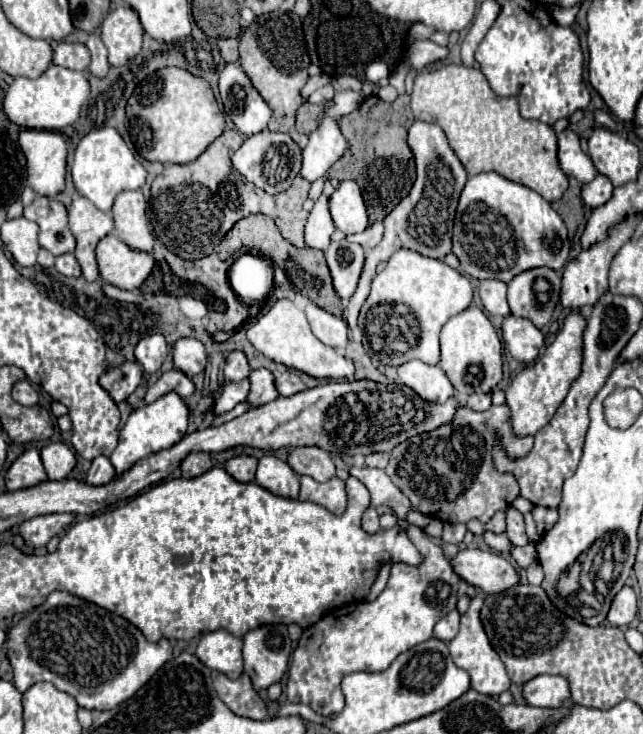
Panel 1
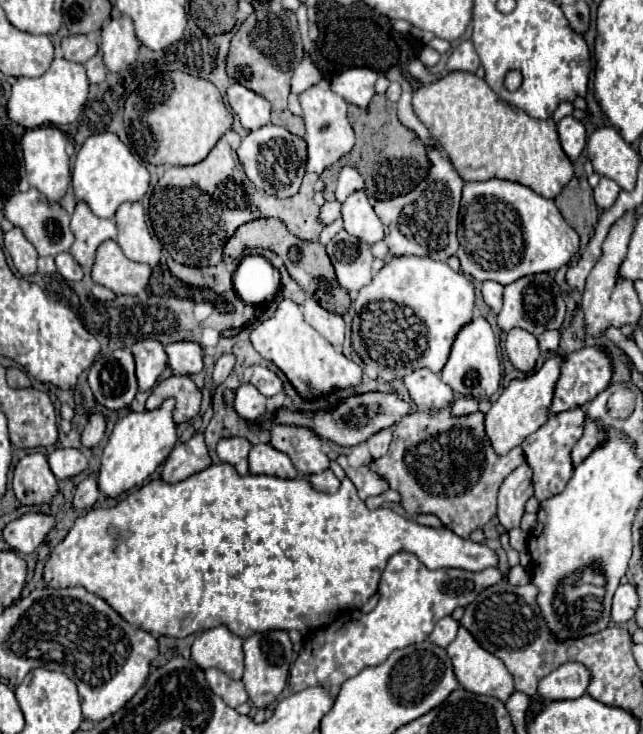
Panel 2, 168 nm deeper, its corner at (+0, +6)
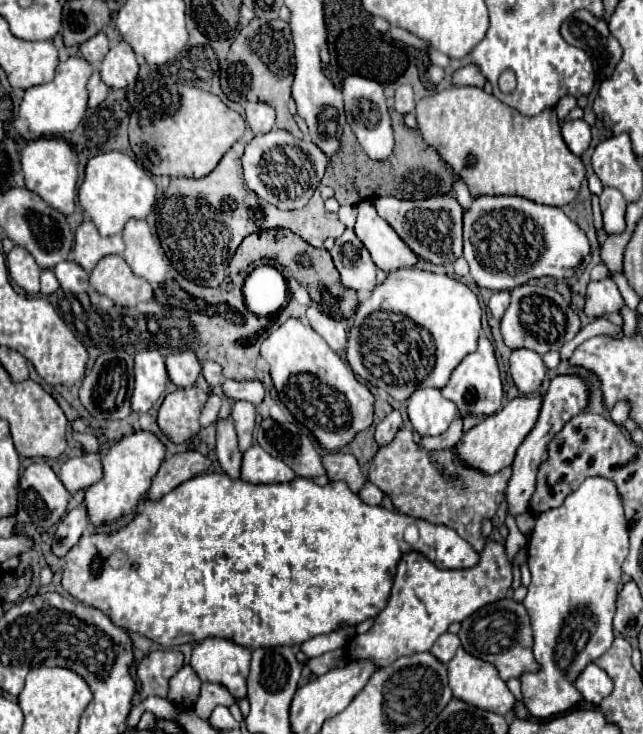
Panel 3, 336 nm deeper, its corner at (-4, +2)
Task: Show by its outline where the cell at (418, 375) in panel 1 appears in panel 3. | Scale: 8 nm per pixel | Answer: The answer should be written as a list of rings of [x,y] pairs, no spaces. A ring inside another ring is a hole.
[[[418,388],[408,400],[408,418],[420,436],[444,434],[456,416],[456,404],[446,400],[436,388]]]

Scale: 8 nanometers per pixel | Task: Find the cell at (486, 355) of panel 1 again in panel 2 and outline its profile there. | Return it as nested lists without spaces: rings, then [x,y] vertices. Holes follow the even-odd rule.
[[[484,316],[472,318],[460,332],[456,334],[456,340],[452,344],[450,356],[446,366],[442,368],[440,378],[460,396],[472,396],[472,398],[490,398],[498,386],[500,386],[500,360],[498,360],[498,344],[496,336],[492,332],[492,326]]]

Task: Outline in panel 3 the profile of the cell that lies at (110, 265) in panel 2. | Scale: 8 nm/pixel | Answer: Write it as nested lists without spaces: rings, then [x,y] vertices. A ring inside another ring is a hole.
[[[104,256],[90,272],[90,286],[122,308],[132,308],[154,296],[152,286],[136,276],[122,256]]]

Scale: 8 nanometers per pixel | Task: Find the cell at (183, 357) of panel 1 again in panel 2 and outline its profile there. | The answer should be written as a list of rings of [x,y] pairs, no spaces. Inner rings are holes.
[[[172,342],[166,346],[168,354],[168,366],[174,370],[174,374],[192,376],[204,368],[202,364],[202,348],[198,342]]]

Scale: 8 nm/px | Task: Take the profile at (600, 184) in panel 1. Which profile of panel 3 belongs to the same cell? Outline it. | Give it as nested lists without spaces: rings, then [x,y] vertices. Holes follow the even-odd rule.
[[[604,188],[604,192],[600,194],[600,208],[602,208],[602,216],[604,216],[606,234],[610,234],[610,236],[622,234],[626,228],[624,196],[616,188]]]

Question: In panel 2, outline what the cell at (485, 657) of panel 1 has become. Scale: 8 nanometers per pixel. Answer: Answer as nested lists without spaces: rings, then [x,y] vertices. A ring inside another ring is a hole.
[[[460,626],[456,640],[446,648],[448,656],[454,664],[454,674],[458,678],[458,682],[476,694],[486,694],[486,696],[494,696],[502,702],[508,700],[508,696],[514,692],[514,684],[512,684],[512,676],[508,676],[508,668],[504,668],[502,660],[496,660],[496,656],[492,656],[490,652],[486,652],[484,648],[480,648],[480,644],[476,644],[474,636]]]

